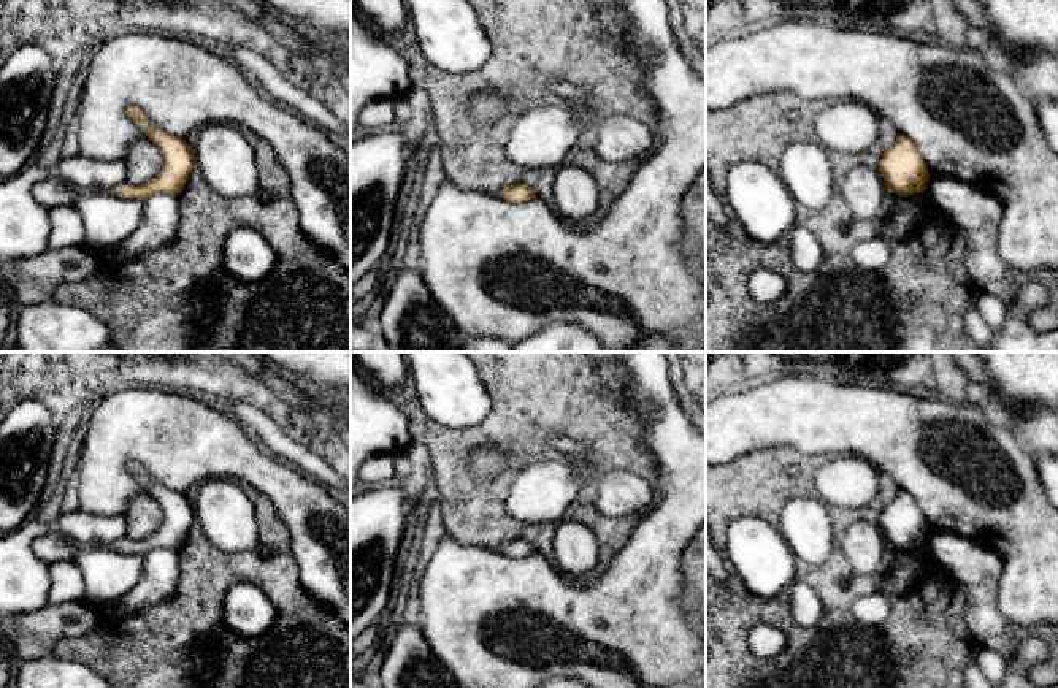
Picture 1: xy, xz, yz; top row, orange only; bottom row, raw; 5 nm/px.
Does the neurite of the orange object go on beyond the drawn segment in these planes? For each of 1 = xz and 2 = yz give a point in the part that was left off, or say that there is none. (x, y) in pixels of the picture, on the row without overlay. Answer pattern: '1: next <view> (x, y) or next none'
1: next none
2: next none

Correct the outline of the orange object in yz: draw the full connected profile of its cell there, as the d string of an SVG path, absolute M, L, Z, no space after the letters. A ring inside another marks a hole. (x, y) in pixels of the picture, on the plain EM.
M898 490L895 499L887 504L877 522L887 545L909 552L926 544L928 522L917 501L906 490Z

